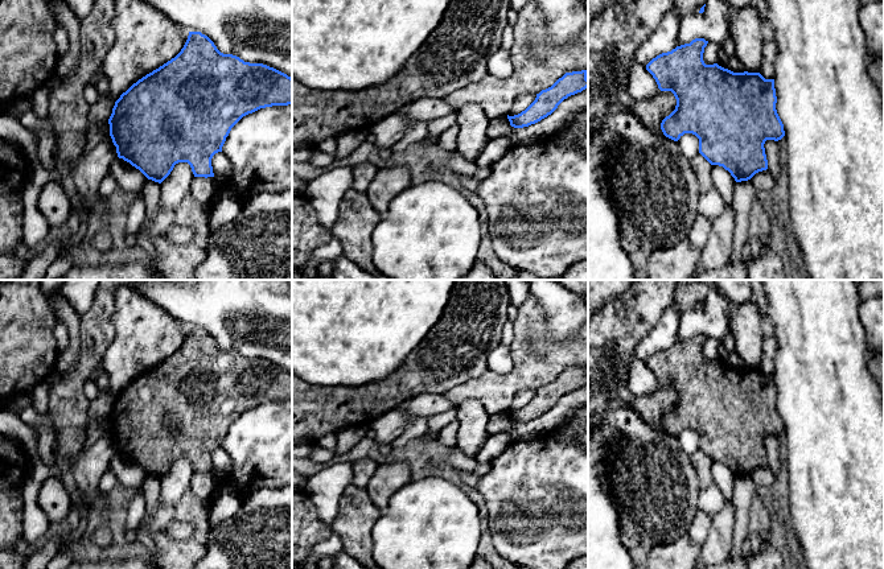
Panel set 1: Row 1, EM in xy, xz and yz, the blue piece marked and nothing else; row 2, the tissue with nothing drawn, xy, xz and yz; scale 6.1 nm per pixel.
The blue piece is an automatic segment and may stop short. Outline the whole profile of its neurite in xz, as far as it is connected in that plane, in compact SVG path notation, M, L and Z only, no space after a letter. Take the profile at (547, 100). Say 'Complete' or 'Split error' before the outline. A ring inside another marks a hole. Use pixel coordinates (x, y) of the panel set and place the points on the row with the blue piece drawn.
Complete. M587 70L566 73L551 87L536 94L535 100L521 114L509 116L510 125L523 128L551 115L571 95L588 87Z

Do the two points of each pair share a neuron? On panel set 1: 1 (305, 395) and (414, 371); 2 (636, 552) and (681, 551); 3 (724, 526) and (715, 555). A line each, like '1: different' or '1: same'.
1: same
2: different
3: same

